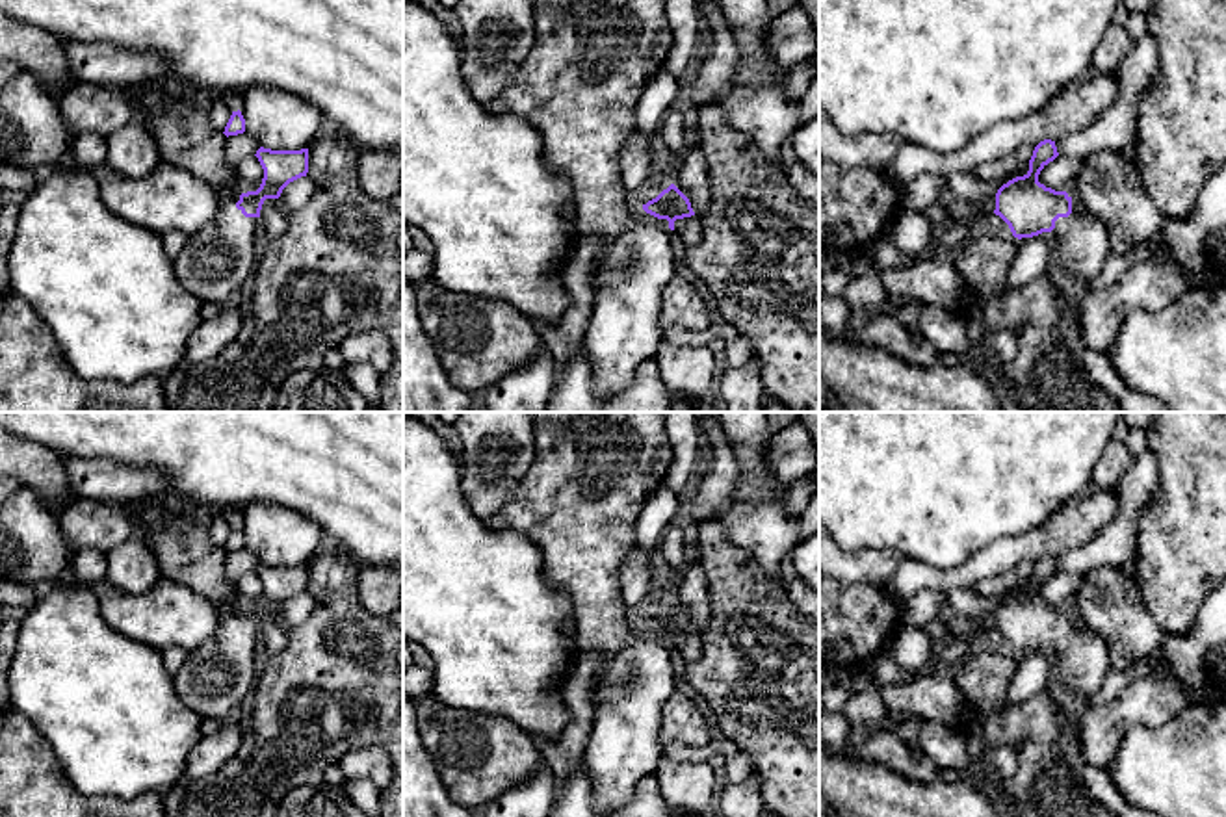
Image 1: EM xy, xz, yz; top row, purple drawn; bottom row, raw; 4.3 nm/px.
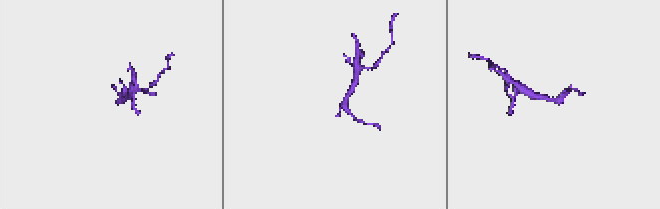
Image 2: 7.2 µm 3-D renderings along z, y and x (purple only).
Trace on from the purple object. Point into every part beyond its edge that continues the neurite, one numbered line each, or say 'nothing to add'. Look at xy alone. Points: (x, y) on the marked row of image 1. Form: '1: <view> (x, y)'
1: xy (214, 264)

